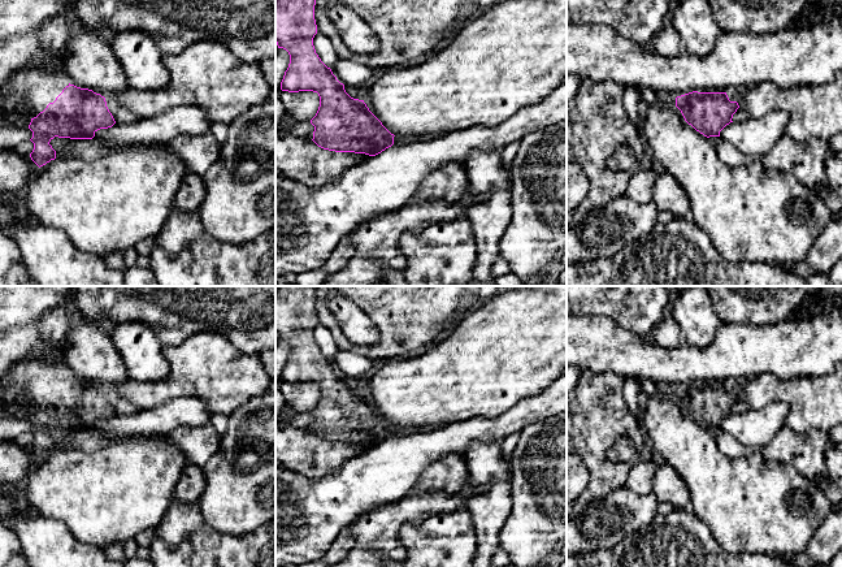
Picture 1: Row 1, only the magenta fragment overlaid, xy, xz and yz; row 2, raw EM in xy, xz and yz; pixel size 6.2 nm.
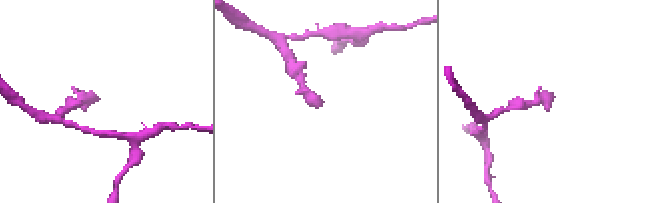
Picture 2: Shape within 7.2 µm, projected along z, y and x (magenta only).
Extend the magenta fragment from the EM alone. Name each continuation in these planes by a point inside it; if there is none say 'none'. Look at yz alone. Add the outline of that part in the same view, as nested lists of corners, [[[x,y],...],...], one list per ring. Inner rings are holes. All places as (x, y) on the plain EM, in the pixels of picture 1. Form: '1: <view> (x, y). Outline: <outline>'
1: yz (733, 386). Outline: [[[728,381],[726,386],[730,393],[738,393],[738,390],[741,388],[741,381]]]

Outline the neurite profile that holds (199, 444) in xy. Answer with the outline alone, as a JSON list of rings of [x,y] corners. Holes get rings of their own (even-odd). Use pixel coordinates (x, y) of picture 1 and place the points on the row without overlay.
[[[210,425],[179,427],[166,436],[177,443],[187,459],[203,468],[220,447],[220,434]]]

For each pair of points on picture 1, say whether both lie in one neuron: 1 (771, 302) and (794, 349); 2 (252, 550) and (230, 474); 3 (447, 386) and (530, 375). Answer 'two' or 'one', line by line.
1: two
2: two
3: one

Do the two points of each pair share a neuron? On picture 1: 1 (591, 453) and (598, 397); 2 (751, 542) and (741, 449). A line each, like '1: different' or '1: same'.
1: same
2: different

